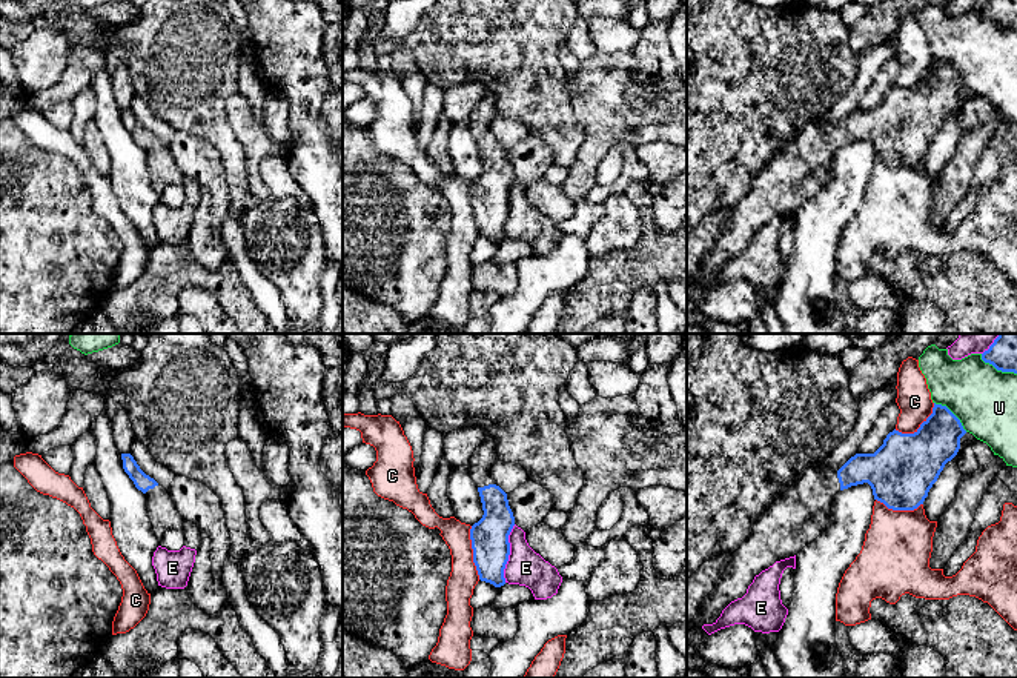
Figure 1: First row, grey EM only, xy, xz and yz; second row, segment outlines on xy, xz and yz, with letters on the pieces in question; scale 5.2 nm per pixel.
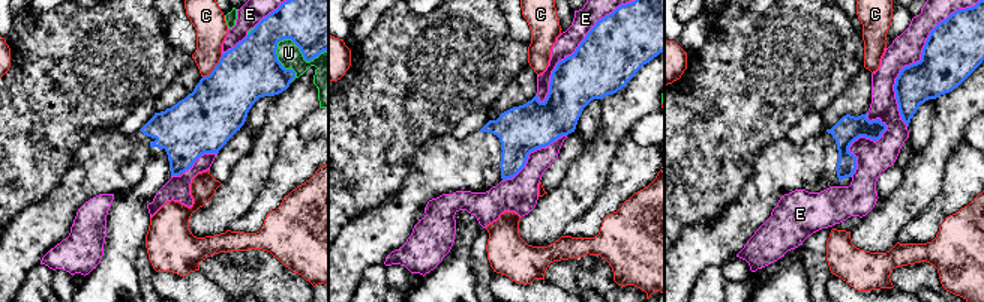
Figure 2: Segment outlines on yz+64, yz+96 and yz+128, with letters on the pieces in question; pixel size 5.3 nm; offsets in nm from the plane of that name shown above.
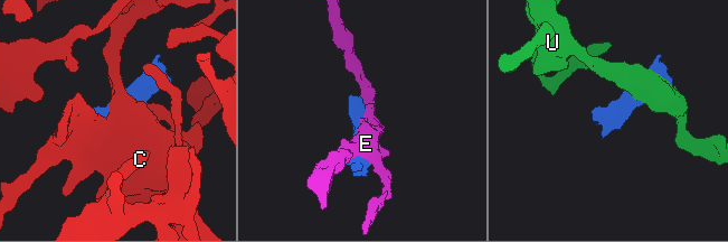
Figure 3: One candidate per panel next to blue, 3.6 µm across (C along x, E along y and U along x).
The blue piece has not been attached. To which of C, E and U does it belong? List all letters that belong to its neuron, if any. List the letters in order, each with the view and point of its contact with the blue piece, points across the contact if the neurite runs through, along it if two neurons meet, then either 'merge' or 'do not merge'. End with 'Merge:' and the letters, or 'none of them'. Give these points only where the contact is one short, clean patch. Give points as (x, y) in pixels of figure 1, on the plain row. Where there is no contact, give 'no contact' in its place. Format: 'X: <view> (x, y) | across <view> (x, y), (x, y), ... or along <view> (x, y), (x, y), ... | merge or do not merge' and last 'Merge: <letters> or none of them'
C: xz (473, 208) | do not merge
E: xz (509, 209) | do not merge
U: yz (997, 25) | do not merge
Merge: none of them

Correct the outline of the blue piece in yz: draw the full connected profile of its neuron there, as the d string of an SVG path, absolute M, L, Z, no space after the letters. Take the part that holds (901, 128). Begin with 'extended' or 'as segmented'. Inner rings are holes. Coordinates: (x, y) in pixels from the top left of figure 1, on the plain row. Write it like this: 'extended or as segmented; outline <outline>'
extended; outline M934 58L933 69L914 89L894 85L874 109L856 109L837 128L825 129L822 123L808 123L799 129L793 141L757 174L753 188L733 209L730 221L701 258L687 281L687 309L696 311L697 303L708 292L702 281L716 278L731 257L742 254L756 231L776 217L797 211L822 189L830 178L833 154L839 146L868 138L874 155L888 165L914 166L923 160L945 120L957 111L965 89L960 75L946 61Z

